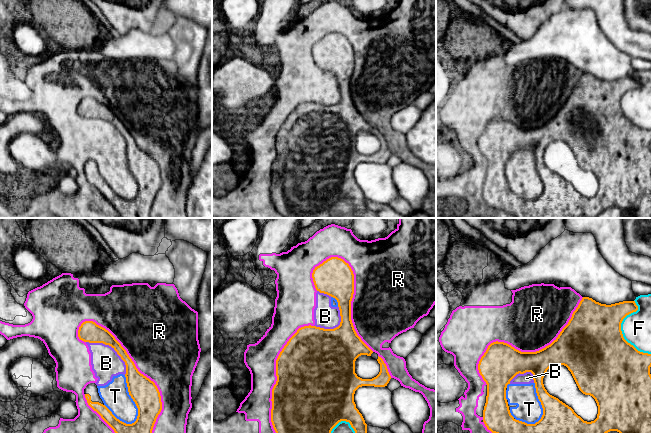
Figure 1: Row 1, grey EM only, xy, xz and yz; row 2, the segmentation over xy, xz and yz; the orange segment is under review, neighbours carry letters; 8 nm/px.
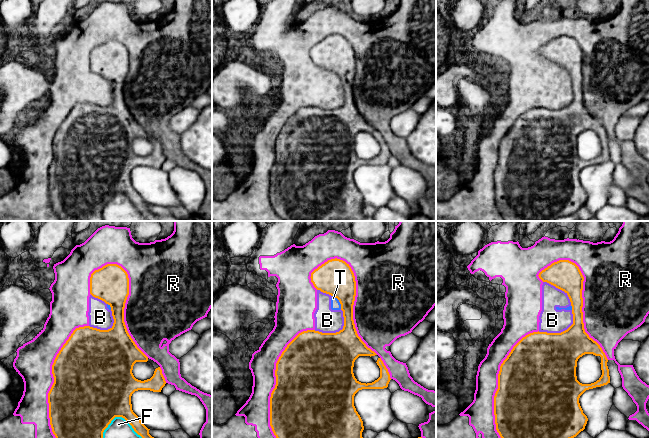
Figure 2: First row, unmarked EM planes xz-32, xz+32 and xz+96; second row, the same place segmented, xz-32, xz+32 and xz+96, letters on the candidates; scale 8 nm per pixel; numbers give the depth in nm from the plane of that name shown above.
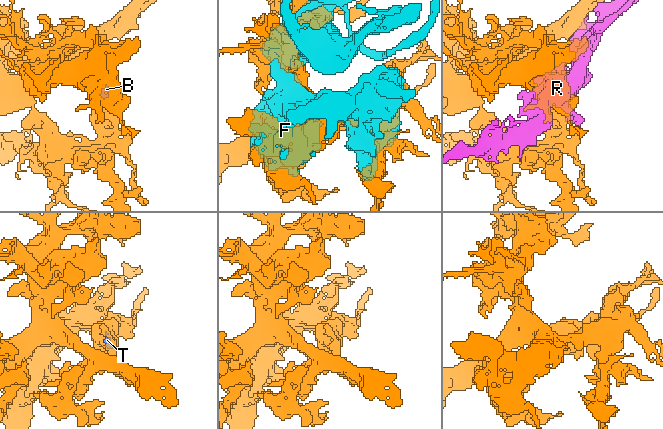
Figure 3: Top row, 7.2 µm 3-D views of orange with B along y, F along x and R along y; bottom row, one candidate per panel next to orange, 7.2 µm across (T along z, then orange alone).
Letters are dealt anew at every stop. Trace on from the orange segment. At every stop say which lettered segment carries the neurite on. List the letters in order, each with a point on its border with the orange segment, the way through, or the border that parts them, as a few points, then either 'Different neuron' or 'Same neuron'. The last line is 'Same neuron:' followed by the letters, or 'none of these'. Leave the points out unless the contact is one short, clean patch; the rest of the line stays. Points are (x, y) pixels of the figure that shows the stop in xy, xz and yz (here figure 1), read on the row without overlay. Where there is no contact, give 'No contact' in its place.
B: Touches orange at xy (112, 123). Different neuron
F: Touches orange at yz (620, 106). Different neuron
R: Touches orange at xy (142, 150). Different neuron
T: Touches orange at xy (133, 176). Different neuron
Same neuron: none of these

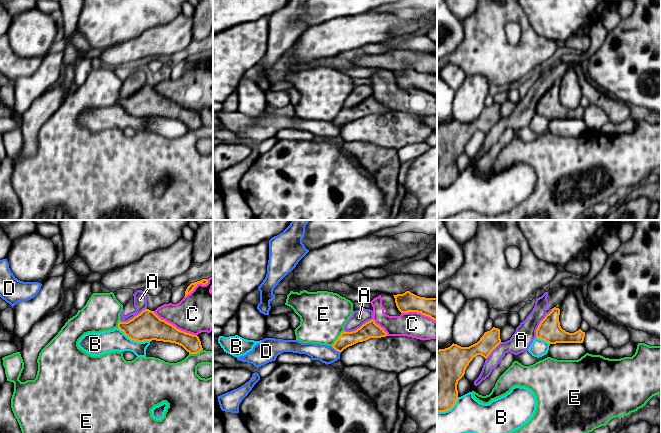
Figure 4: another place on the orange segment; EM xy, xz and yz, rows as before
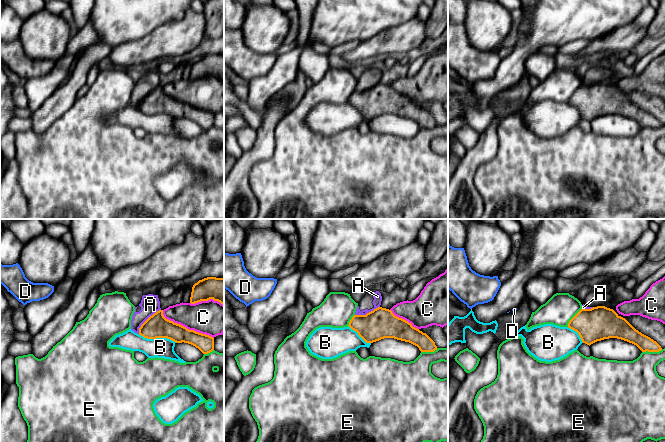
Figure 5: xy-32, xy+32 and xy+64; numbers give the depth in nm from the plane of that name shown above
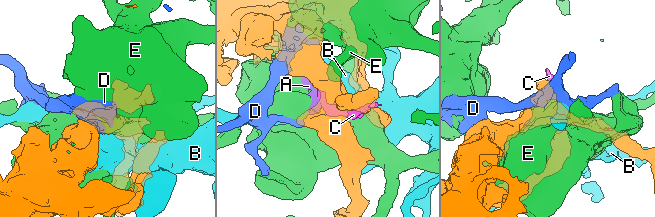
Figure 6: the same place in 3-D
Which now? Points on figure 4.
A: Touches orange at yz (540, 99). Different neuron
B: Touches orange at xy (134, 116). Different neuron
C: Touches orange at xy (174, 102). Different neuron
D: Touches orange at xz (336, 126). Different neuron
E: Touches orange at xz (338, 114). Different neuron
Same neuron: none of these

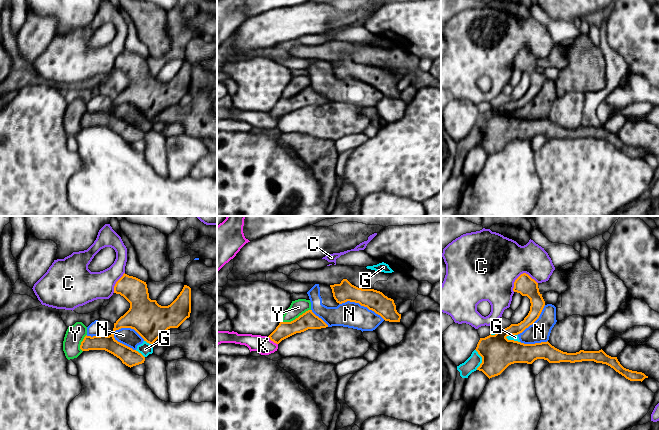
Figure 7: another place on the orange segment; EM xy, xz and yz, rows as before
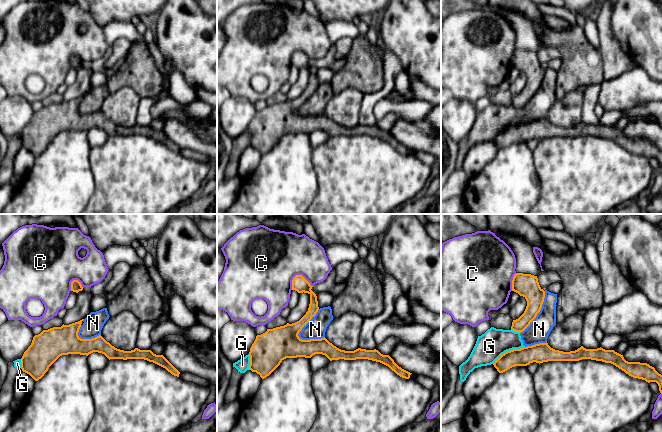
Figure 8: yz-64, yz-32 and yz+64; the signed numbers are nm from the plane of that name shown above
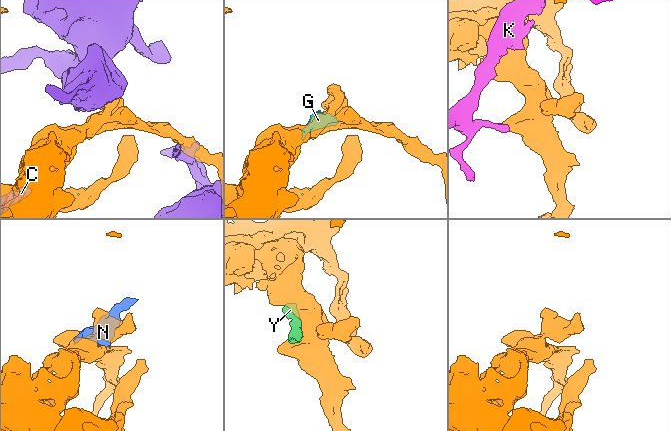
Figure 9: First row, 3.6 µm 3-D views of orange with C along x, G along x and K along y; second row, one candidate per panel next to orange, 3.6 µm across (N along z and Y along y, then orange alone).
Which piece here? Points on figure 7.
C: Touches orange at yz (521, 50). Different neuron
G: Touches orange at yz (512, 116). Different neuron
K: Touches orange at xz (272, 116). Different neuron
N: Touches orange at xy (129, 103). Different neuron
Y: Touches orange at xz (296, 94). Different neuron
Same neuron: none of these

